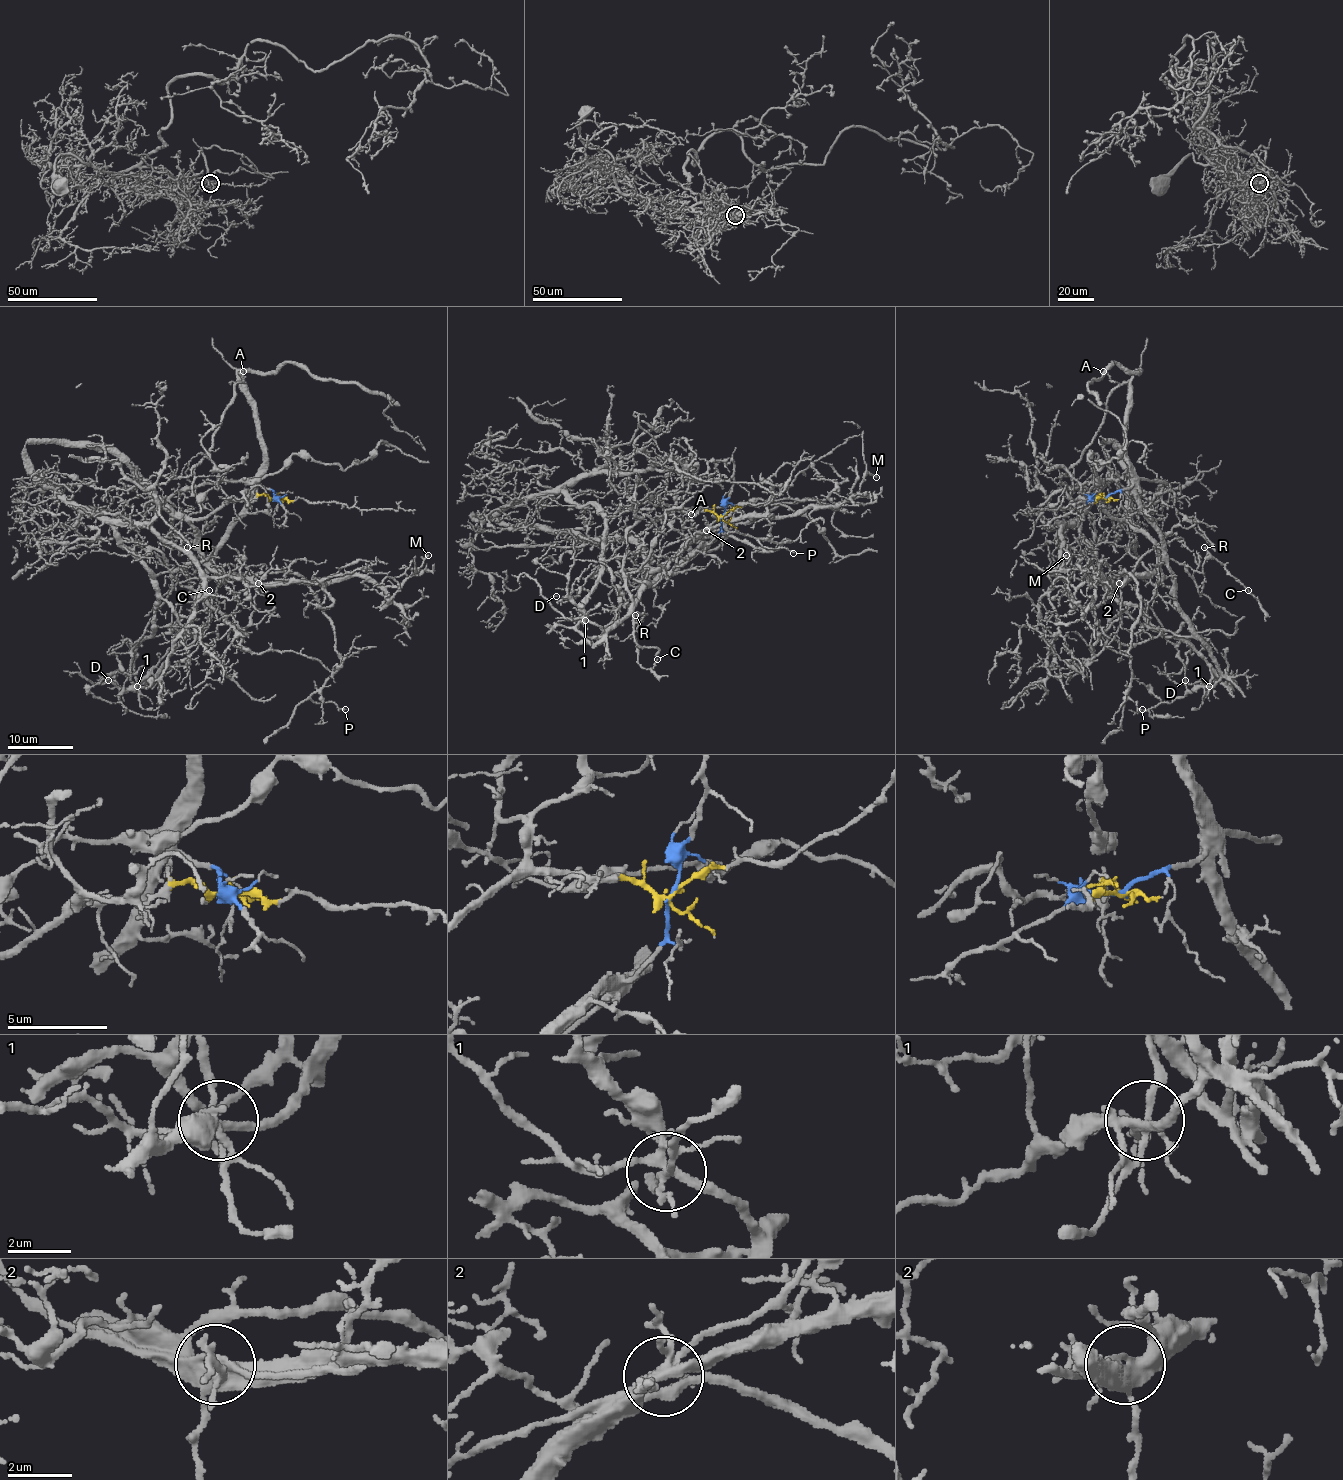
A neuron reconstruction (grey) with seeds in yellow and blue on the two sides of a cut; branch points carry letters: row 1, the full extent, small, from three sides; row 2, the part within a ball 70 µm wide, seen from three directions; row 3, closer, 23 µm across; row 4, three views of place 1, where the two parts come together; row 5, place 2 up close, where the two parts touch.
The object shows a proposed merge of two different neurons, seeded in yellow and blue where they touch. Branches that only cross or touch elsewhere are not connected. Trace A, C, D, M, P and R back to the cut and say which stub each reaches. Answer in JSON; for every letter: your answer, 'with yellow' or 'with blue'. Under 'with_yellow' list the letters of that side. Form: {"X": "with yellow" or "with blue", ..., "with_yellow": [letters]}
{"A": "with blue", "C": "with yellow", "D": "with blue", "M": "with yellow", "P": "with yellow", "R": "with yellow", "with_yellow": ["C", "M", "P", "R"]}

